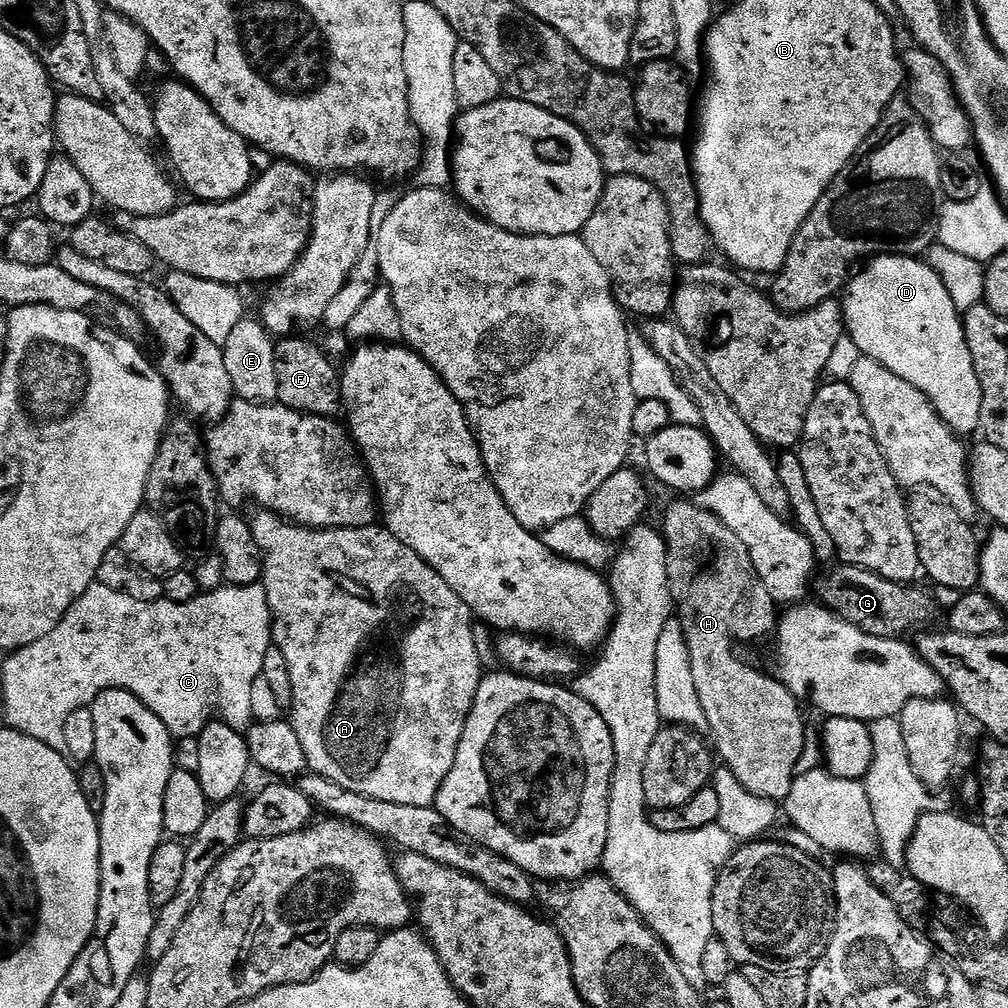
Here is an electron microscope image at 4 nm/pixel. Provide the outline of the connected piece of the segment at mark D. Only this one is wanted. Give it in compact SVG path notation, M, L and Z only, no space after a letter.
M883 254L869 259L849 279L842 303L847 335L854 338L861 356L868 356L874 362L886 366L886 370L898 374L898 378L910 382L910 386L926 394L936 413L952 427L957 436L968 438L971 432L981 431L980 415L984 391L974 370L970 346L966 346L962 314L954 306L946 286L942 286L942 278L938 278L938 274L930 270L927 262L911 256Z

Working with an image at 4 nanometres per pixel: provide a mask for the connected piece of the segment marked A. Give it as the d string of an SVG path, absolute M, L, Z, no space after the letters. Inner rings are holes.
M256 510L250 516L250 523L254 542L258 542L264 563L262 583L266 590L268 609L272 611L274 647L282 650L290 670L290 686L294 686L290 723L298 734L298 742L302 742L309 769L322 778L330 778L330 782L338 782L338 786L354 794L366 794L366 798L398 802L401 806L433 807L446 774L450 774L454 766L456 751L482 679L472 611L454 590L450 590L450 586L446 586L446 582L442 582L439 574L425 560L418 558L410 546L394 538L394 534L390 534L386 527L304 528L301 524L294 524L291 520L284 520L263 510Z

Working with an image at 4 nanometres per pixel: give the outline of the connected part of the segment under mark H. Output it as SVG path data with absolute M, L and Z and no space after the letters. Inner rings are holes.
M684 498L677 500L680 501L665 510L662 525L668 547L669 584L672 603L678 613L680 627L684 629L690 670L694 674L694 690L698 690L698 702L702 706L707 731L712 731L715 755L724 759L721 760L723 767L731 770L734 778L738 778L750 794L783 802L792 792L792 784L801 767L800 759L804 756L802 704L775 675L759 672L736 653L736 640L760 640L775 633L778 605L754 570L754 562L750 562L750 554L742 538L738 538L738 534L734 534L734 530L730 530L713 512L701 508L699 503L687 504Z

